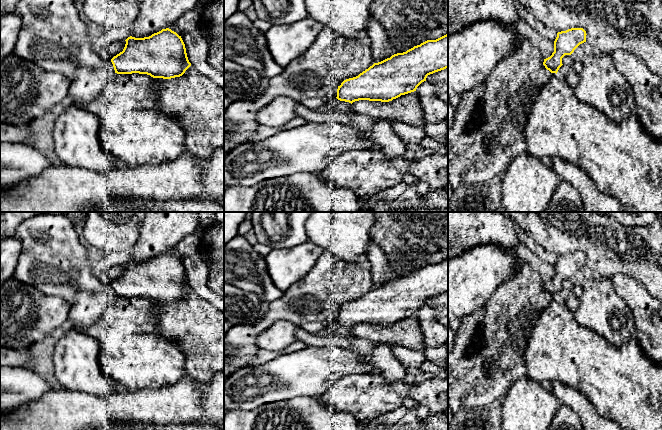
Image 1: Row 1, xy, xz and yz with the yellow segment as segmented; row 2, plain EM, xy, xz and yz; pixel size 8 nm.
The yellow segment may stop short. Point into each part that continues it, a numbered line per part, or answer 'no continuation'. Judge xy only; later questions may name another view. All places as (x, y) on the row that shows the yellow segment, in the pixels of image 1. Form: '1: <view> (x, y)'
no continuation

